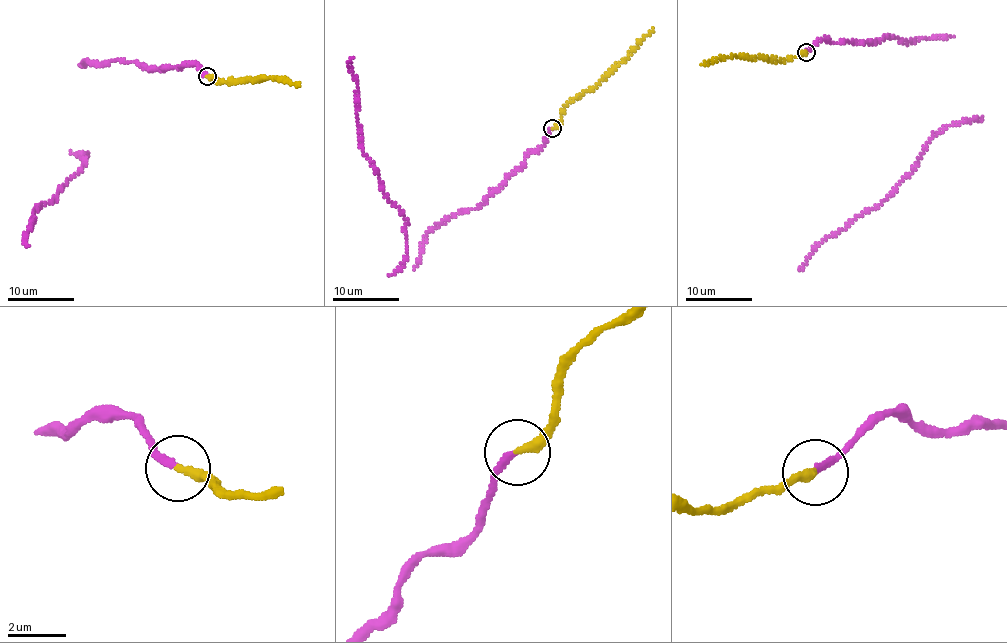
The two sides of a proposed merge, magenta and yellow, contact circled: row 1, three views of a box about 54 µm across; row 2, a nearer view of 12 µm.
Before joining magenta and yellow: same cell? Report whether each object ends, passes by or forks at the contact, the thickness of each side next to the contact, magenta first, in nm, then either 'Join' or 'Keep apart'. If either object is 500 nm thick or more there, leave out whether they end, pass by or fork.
At the ring magenta ends. At the ring yellow ends. Thickness 240 nm (magenta) against 300 nm. Join

